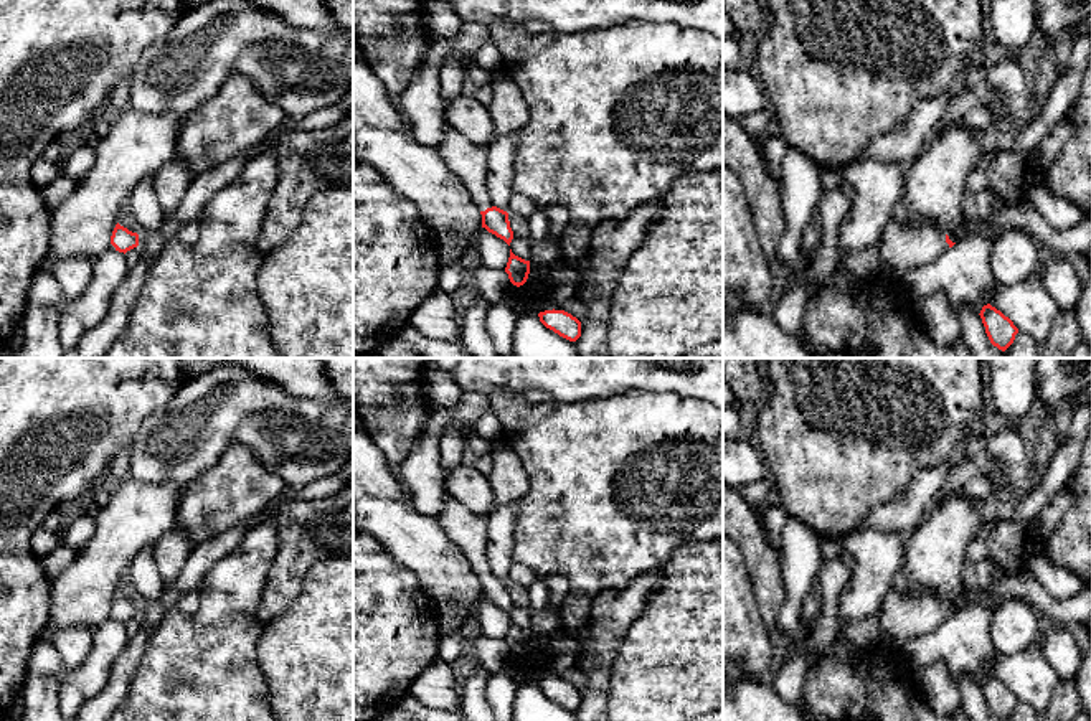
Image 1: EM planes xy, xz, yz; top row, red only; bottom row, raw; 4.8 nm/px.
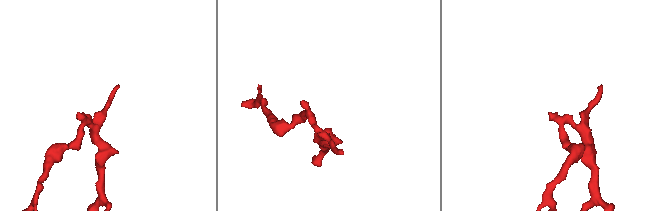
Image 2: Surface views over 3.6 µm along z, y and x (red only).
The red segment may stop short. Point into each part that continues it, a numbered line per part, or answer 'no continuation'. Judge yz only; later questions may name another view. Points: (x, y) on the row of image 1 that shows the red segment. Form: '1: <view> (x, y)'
1: yz (902, 246)

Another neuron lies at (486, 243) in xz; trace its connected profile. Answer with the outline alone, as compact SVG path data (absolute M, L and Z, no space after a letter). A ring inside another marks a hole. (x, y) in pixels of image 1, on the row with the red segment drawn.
M482 228L475 238L475 257L490 269L505 269L510 257L510 246Z

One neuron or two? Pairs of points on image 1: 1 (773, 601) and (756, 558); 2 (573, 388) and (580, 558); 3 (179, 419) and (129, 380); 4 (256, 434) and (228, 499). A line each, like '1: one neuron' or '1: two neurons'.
1: one neuron
2: two neurons
3: two neurons
4: two neurons

